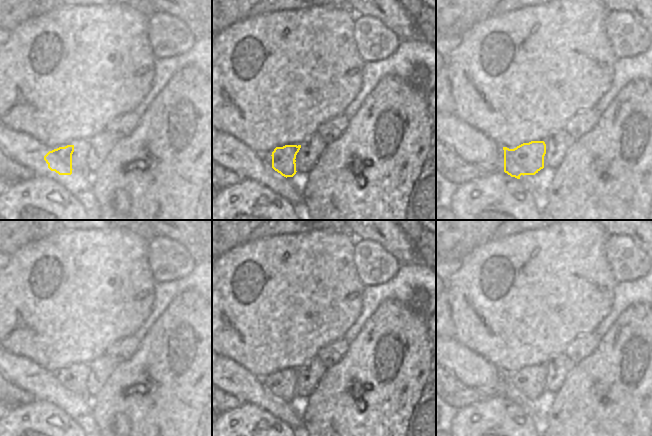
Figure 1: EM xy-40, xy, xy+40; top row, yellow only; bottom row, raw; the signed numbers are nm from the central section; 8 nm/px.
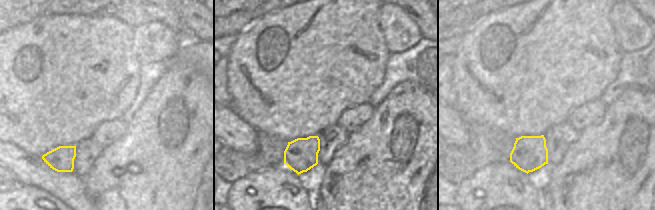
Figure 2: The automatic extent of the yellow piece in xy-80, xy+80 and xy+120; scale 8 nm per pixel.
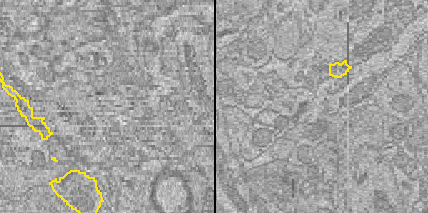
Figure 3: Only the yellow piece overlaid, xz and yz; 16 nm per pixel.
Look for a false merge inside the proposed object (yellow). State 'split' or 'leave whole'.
leave whole

